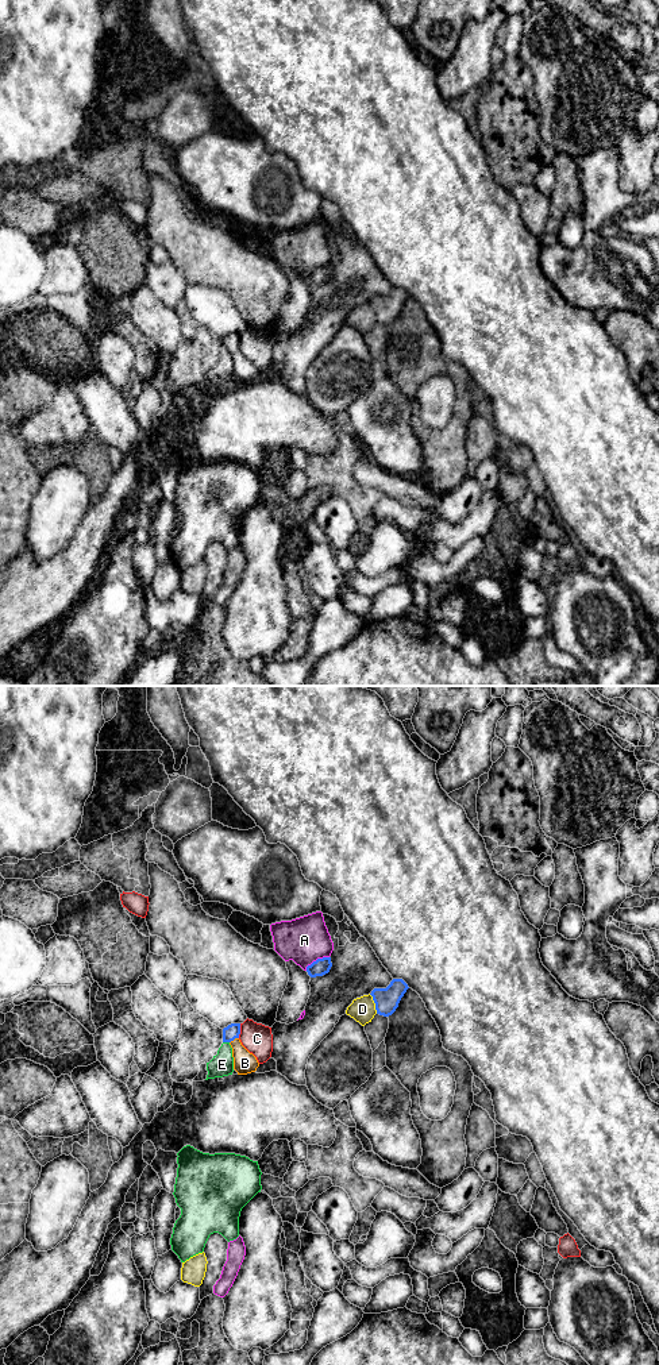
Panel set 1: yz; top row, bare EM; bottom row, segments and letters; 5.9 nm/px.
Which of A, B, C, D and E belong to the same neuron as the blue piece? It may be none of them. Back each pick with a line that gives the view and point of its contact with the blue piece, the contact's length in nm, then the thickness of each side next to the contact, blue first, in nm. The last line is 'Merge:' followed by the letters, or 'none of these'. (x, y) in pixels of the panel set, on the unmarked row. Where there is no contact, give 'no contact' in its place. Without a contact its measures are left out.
Merge: none of these

